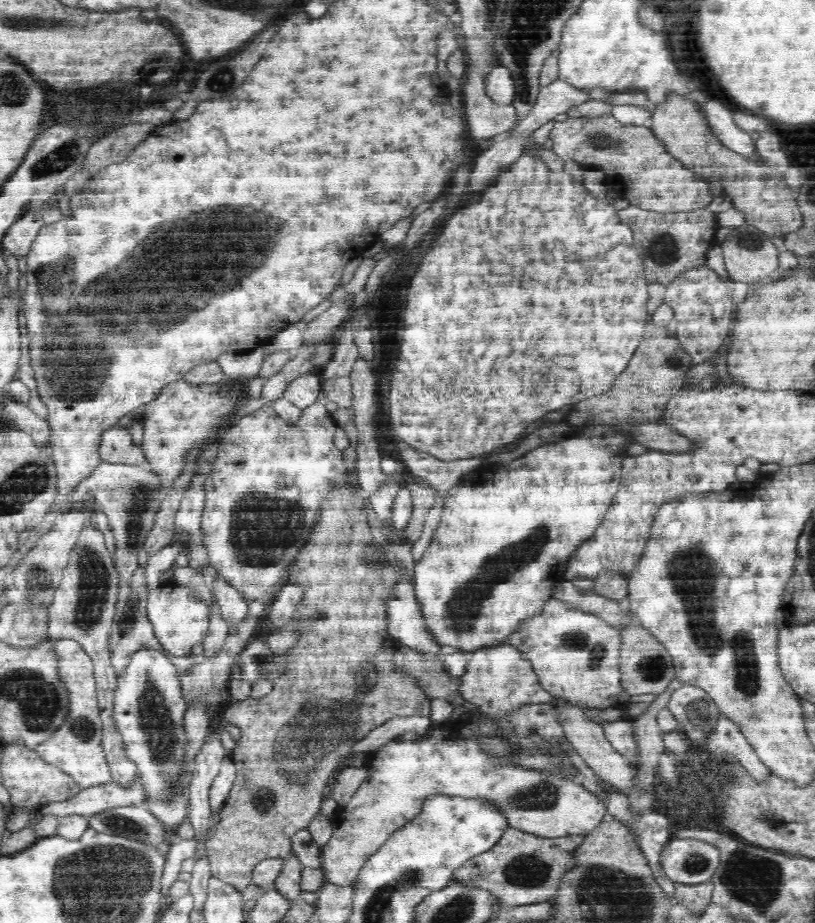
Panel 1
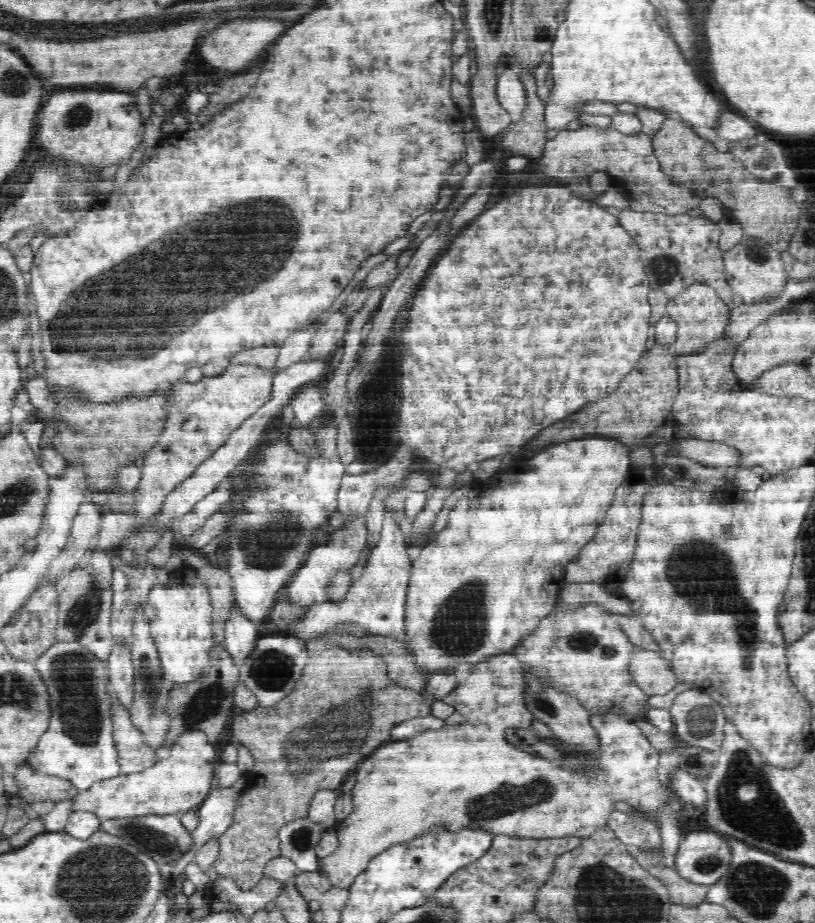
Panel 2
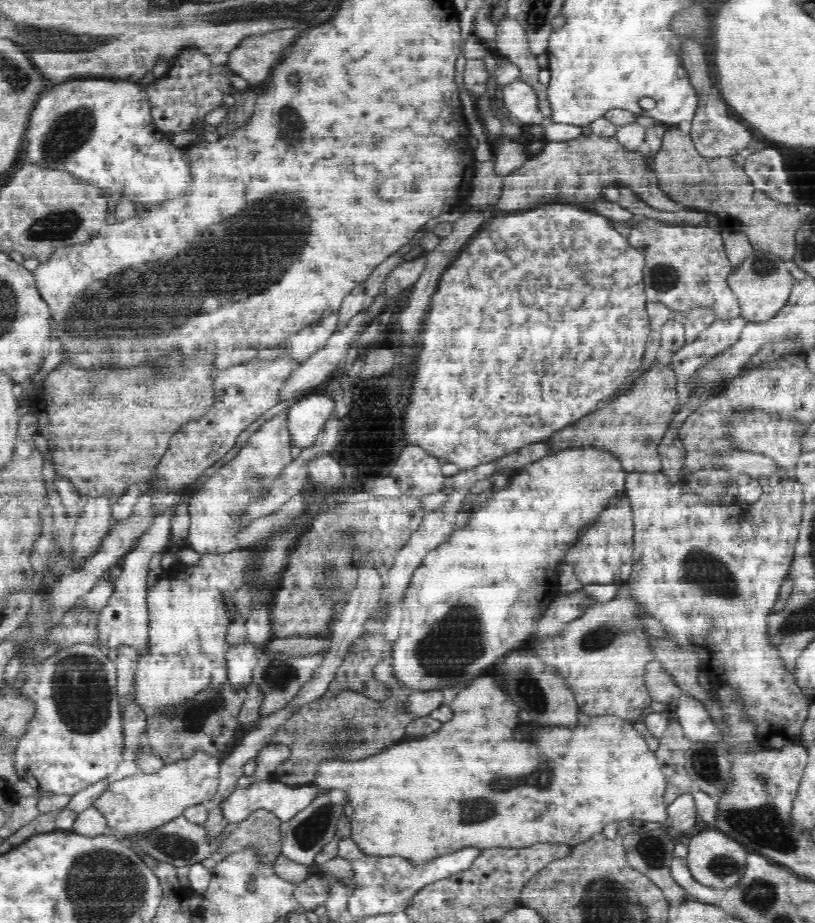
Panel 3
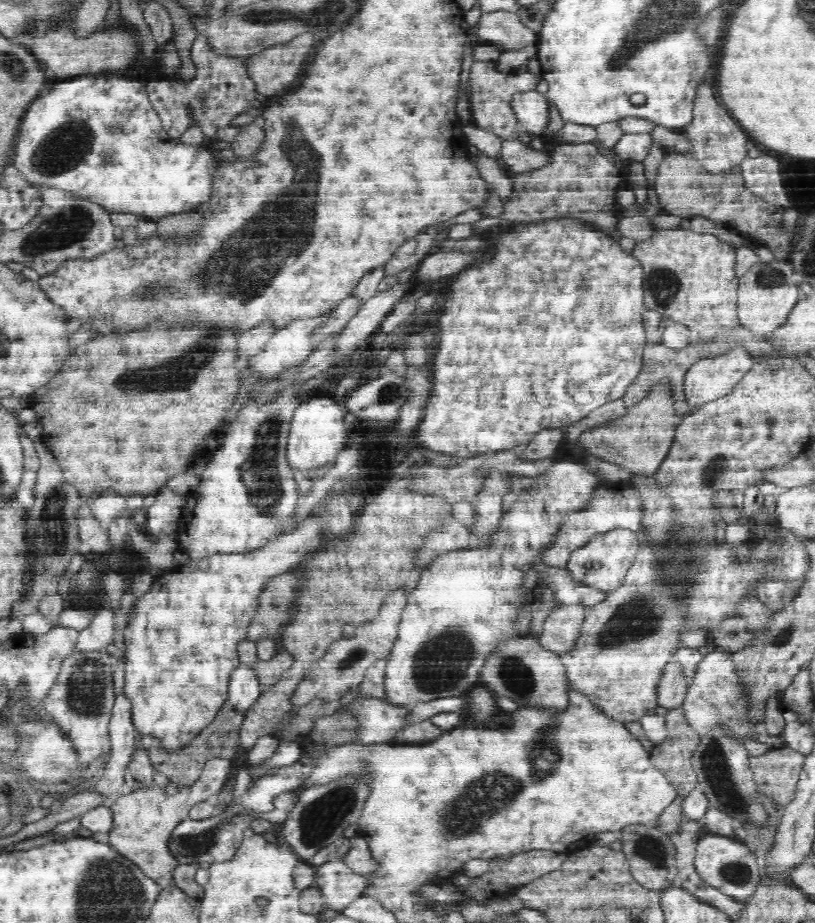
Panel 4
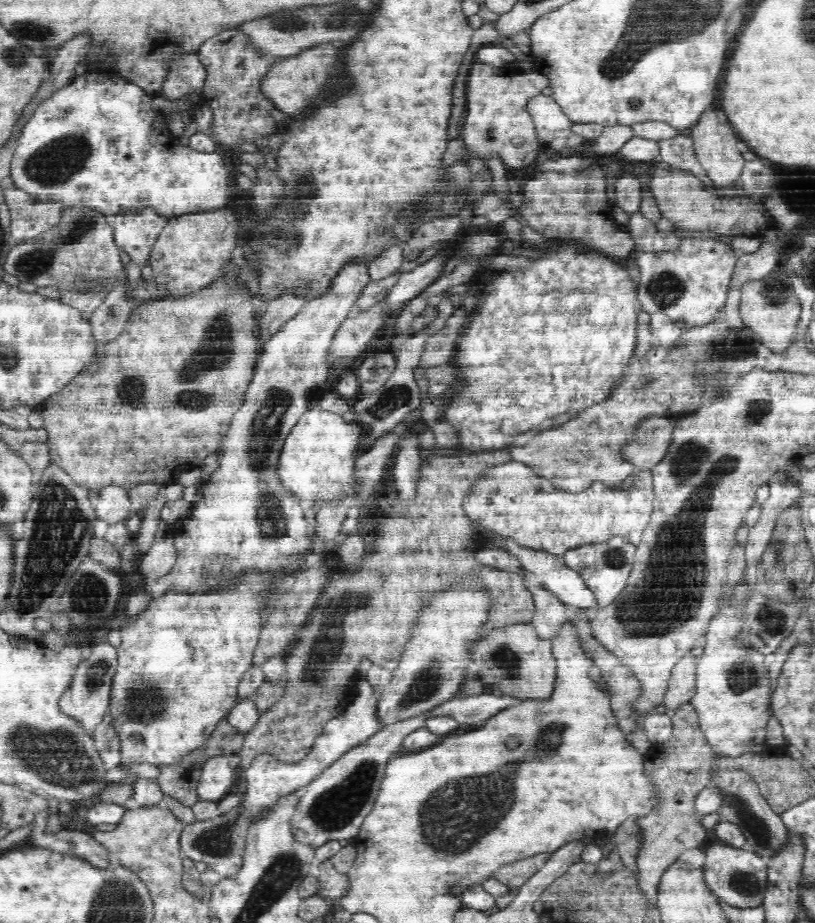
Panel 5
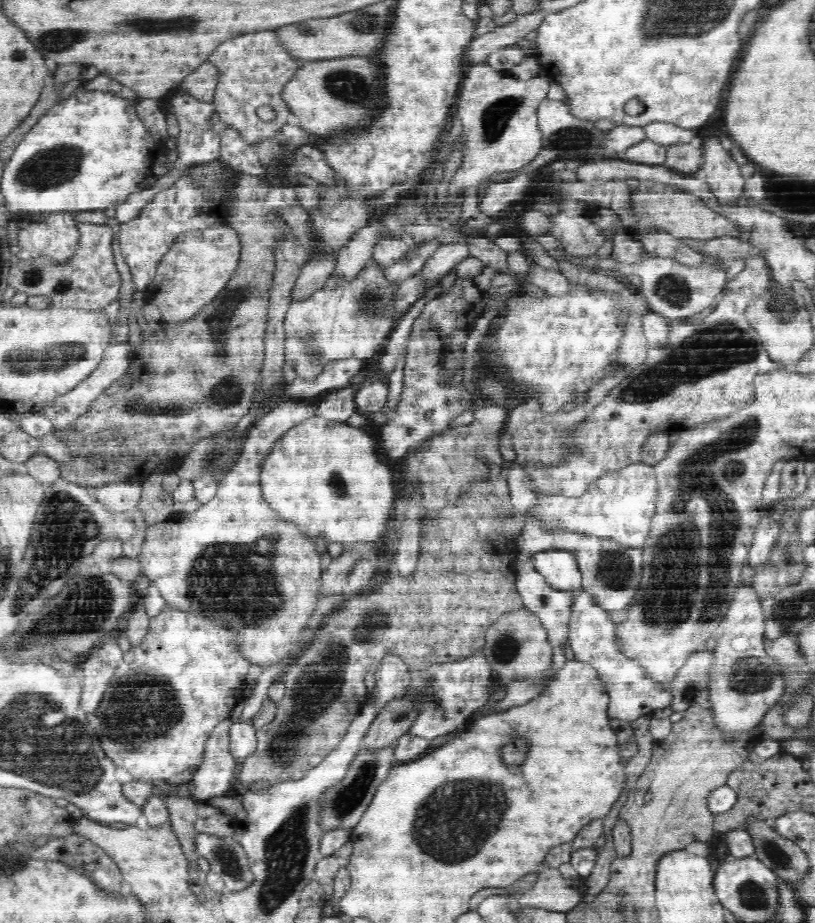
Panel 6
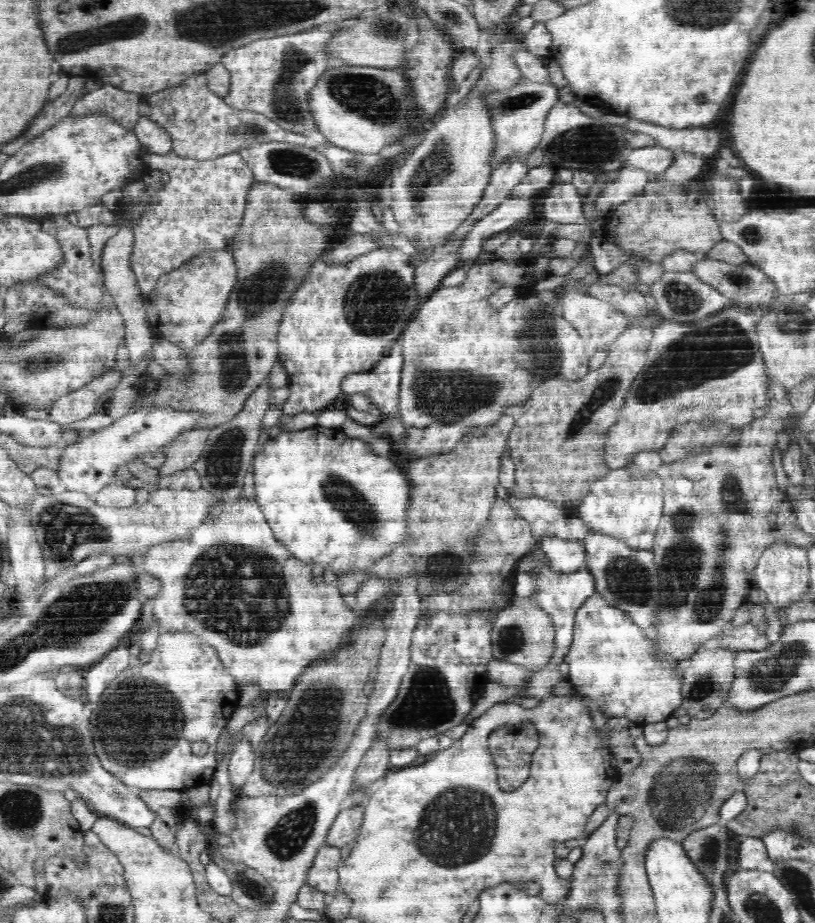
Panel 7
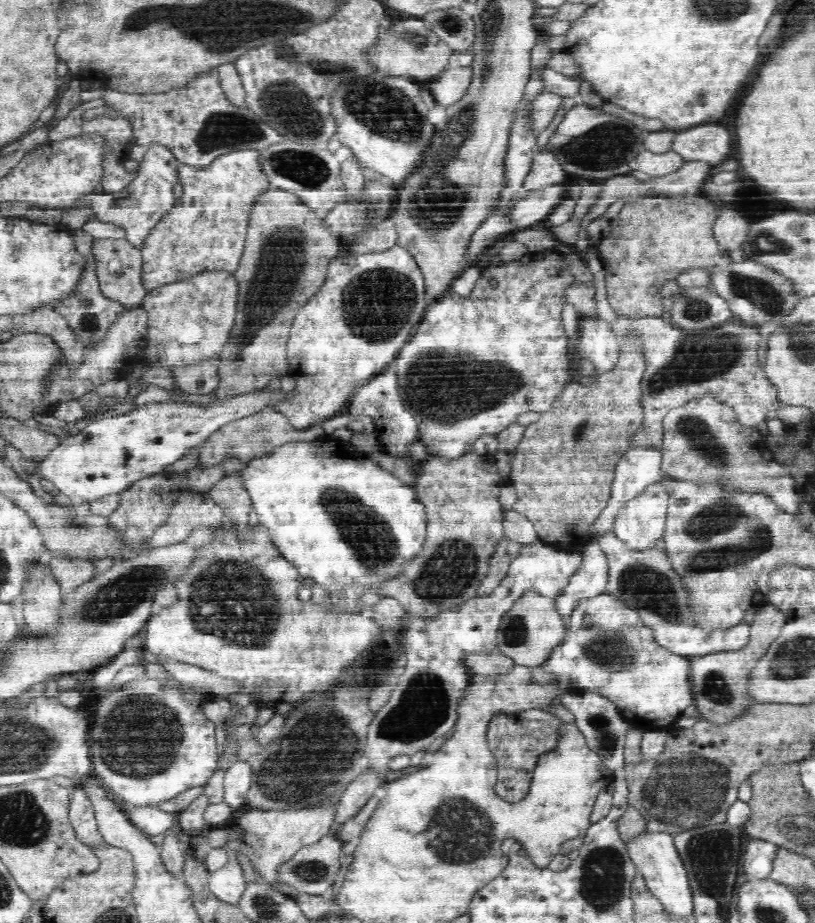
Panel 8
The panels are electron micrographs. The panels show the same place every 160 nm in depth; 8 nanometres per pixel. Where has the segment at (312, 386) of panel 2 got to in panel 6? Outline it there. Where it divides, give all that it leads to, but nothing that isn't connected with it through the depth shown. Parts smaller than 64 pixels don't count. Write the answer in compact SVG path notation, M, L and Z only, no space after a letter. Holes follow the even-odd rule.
M314 415L310 418L302 420L300 424L291 428L277 442L270 456L266 458L264 468L261 472L261 487L266 488L266 500L270 500L270 504L274 504L274 508L278 508L278 512L282 512L282 516L290 516L290 520L302 524L302 528L306 528L306 532L310 532L310 536L324 534L328 536L332 542L346 542L348 546L352 542L374 542L384 530L386 530L386 520L390 518L390 508L392 508L392 496L394 496L394 484L392 484L392 476L388 466L384 466L382 458L375 447L375 439L361 428L355 428L348 425L346 421L328 420L322 416Z

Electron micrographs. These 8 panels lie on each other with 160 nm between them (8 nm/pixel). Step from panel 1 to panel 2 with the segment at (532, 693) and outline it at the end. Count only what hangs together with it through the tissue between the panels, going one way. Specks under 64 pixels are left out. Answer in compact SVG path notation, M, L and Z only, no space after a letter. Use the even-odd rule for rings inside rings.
M513 652L499 653L492 657L485 658L481 662L472 664L471 672L468 678L464 680L464 684L460 684L453 692L450 692L444 701L451 704L455 708L455 714L445 720L445 726L439 730L427 731L410 738L406 738L400 741L389 742L385 746L378 747L370 758L360 762L357 771L357 779L353 788L353 808L345 819L337 821L334 825L334 829L337 831L338 846L334 849L334 852L330 852L328 856L319 858L320 871L327 876L332 887L348 888L354 880L357 879L359 874L365 871L365 868L369 865L370 860L374 858L378 853L384 852L388 846L392 844L398 844L399 841L410 840L418 834L422 834L424 830L428 830L432 824L447 824L451 830L456 830L460 826L479 826L486 830L491 830L496 834L511 834L514 836L527 836L528 838L558 838L563 836L582 836L589 837L594 834L595 830L598 830L602 824L606 823L610 812L614 809L614 804L617 801L624 801L628 805L633 806L637 810L640 810L648 816L654 818L658 817L659 806L668 801L670 790L665 789L661 784L658 776L659 767L659 750L656 750L652 746L648 739L640 734L638 726L635 724L635 720L630 718L622 718L614 714L606 715L592 715L592 726L598 730L598 736L601 740L601 758L604 758L602 762L597 762L594 768L604 768L602 770L602 776L596 780L596 782L590 782L588 776L578 776L566 768L560 768L556 764L548 761L543 757L535 757L525 751L520 752L516 748L512 748L510 743L506 744L506 730L509 728L529 728L534 720L534 717L528 707L526 706L526 692L532 684L533 678L528 674L526 664L522 663Z

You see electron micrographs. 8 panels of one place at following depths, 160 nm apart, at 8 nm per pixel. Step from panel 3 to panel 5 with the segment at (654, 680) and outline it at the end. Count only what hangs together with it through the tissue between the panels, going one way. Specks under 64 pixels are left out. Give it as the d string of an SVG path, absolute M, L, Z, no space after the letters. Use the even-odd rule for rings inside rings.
M684 656L672 668L670 681L663 697L663 704L668 709L676 709L684 703L689 703L695 692L696 661L690 656Z

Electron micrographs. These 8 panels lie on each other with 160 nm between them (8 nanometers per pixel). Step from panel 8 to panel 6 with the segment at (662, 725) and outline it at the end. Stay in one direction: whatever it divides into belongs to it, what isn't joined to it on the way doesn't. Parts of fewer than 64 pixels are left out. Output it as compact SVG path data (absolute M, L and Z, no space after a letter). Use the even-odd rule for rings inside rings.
M582 590L573 599L566 629L568 629L566 638L572 647L572 653L578 660L590 662L605 685L606 693L610 698L610 719L632 721L643 715L652 716L652 712L658 708L668 707L671 692L663 691L658 684L646 677L638 664L618 651L614 643L614 635L611 634L614 629L614 616L596 606L588 591Z

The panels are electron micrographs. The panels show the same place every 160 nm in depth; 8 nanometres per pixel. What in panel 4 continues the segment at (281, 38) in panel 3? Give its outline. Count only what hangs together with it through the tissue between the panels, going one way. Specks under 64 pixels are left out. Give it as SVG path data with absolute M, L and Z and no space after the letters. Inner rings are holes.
M306 33L298 34L286 42L267 45L266 48L244 57L243 66L246 67L250 79L254 81L256 91L266 97L274 96L274 93L282 92L290 84L290 80L294 80L294 76L298 76L300 66L304 64L306 56L310 54L310 48L314 48L314 40Z

